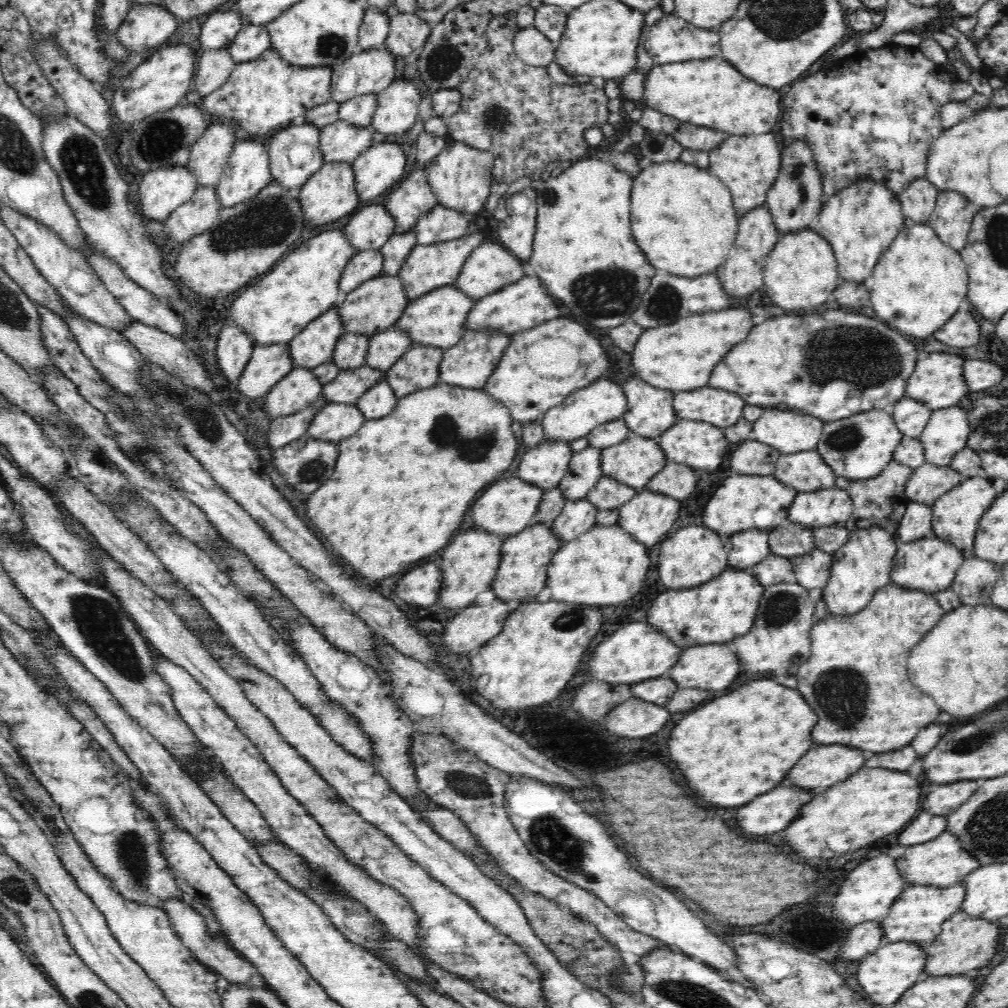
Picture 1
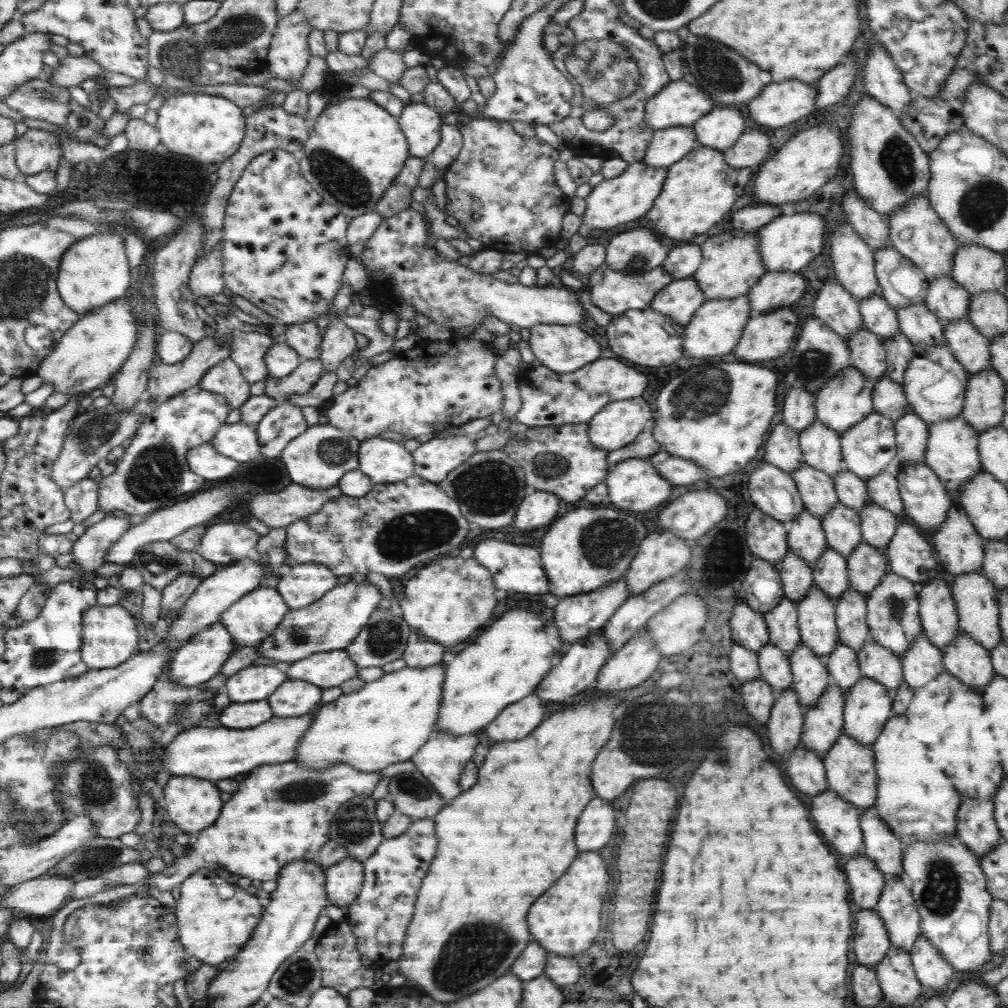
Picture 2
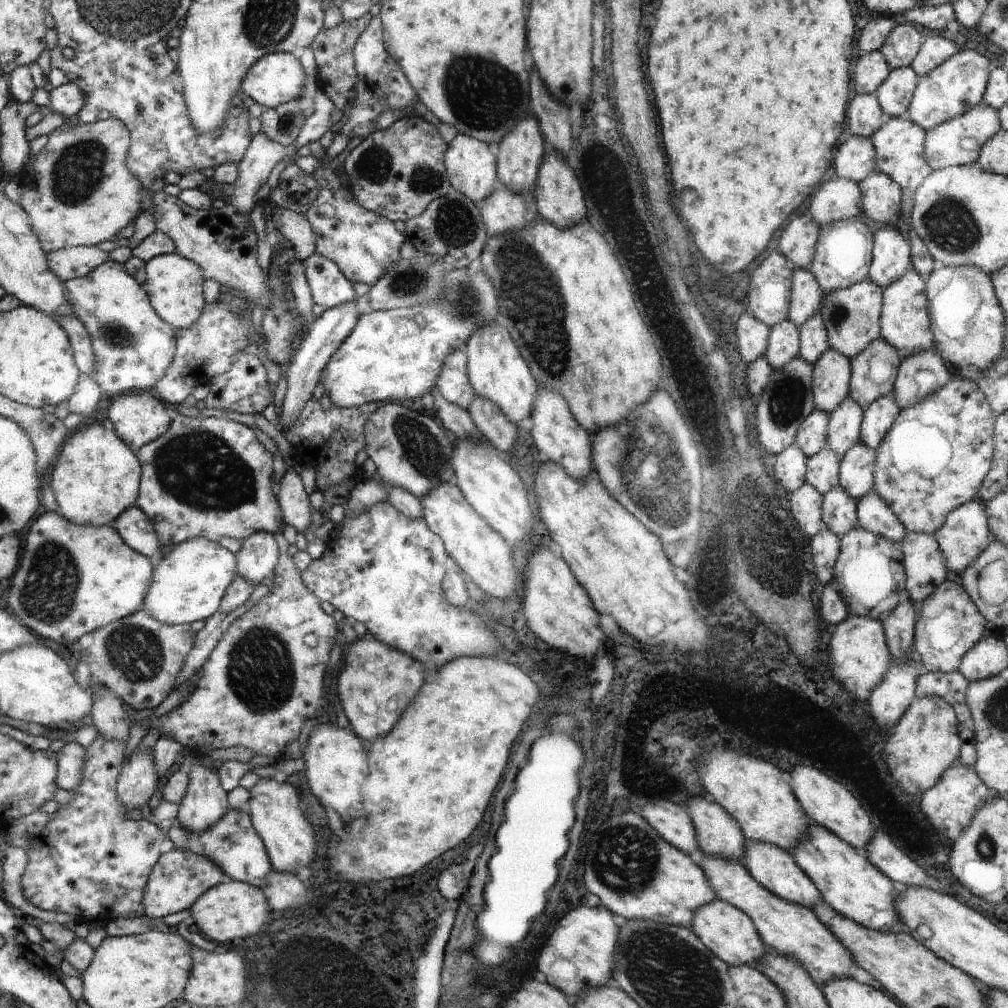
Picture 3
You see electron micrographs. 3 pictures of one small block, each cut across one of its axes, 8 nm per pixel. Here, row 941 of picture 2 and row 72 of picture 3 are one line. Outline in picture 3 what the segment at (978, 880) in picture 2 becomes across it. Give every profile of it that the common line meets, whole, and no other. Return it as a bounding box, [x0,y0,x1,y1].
[906,50,989,132]

